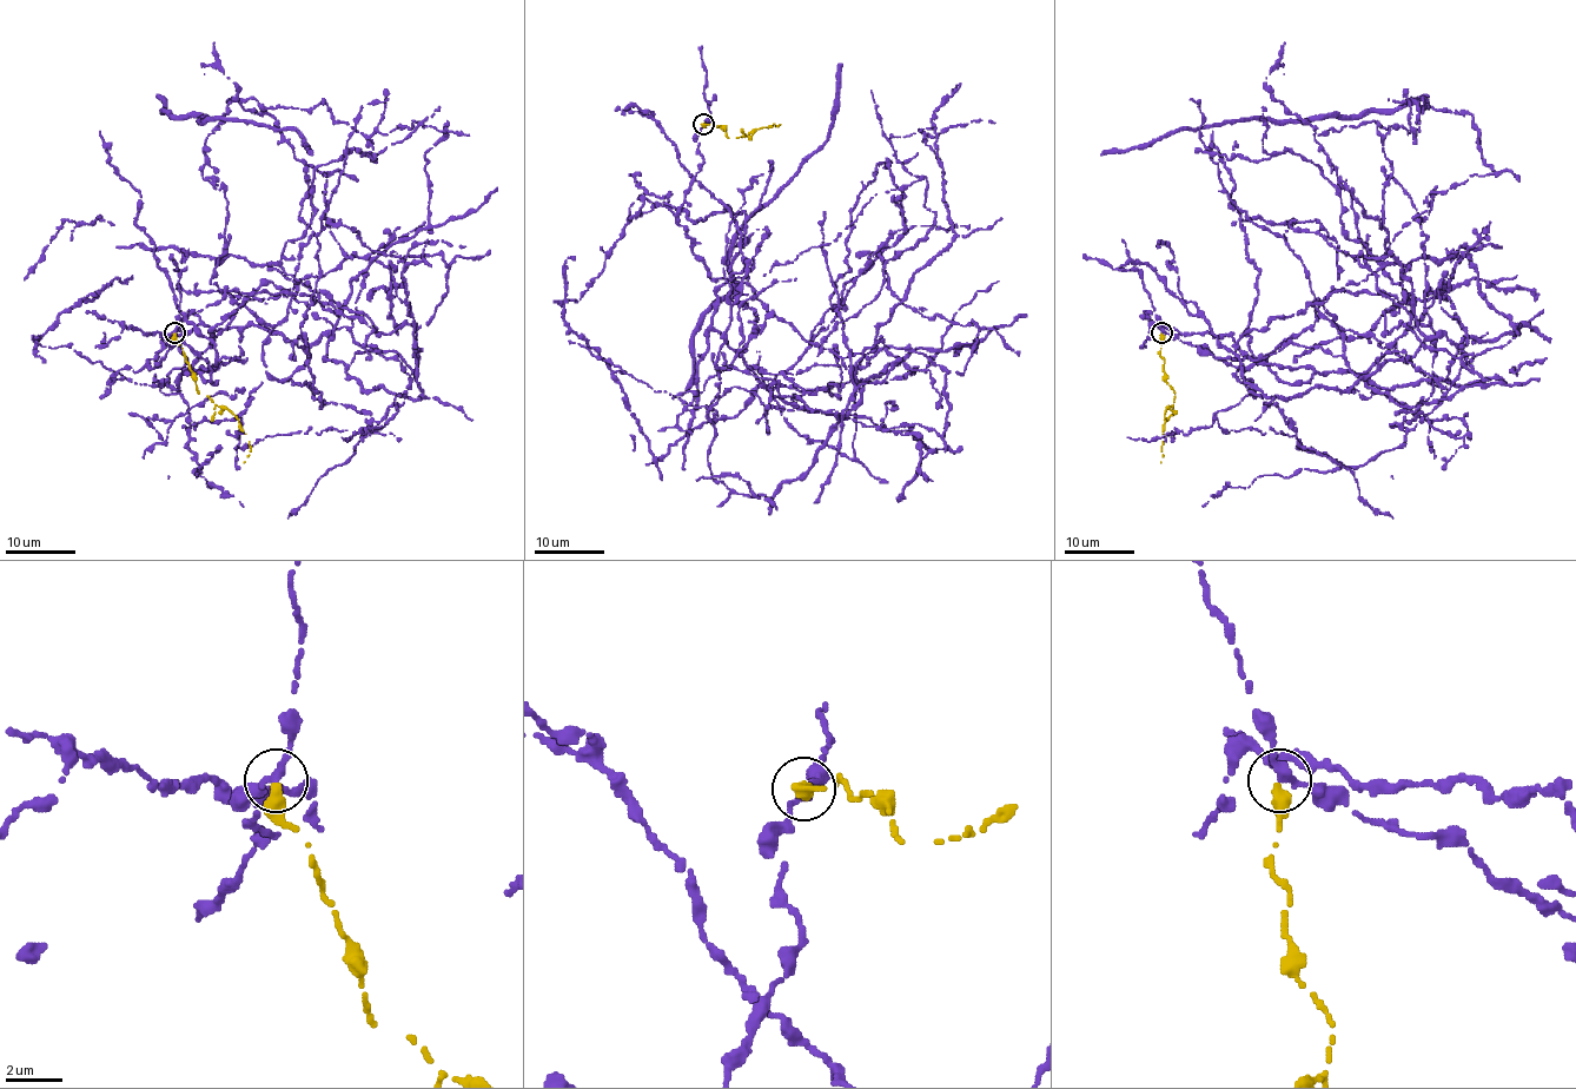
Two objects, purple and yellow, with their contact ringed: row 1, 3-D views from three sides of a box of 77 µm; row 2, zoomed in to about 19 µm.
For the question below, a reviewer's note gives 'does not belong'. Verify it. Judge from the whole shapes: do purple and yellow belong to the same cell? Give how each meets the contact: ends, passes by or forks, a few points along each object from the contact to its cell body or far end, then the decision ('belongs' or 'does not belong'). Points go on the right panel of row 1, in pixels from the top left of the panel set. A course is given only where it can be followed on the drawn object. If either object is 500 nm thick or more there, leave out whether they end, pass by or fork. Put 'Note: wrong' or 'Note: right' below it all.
purple passes by; yellow ends; course purple (1161, 332), (1534, 328), (1431, 371), (1474, 118), (1317, 136); course yellow (1161, 332), (1163, 371), (1174, 393), (1173, 404), (1165, 411), (1161, 463); does not belong
Note: right

